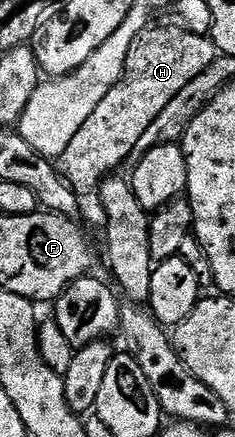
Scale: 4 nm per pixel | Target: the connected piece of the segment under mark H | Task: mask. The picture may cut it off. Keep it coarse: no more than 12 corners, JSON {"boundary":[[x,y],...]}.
{"boundary":[[154,25],[57,160],[79,193],[129,160],[168,101],[217,59]]}

